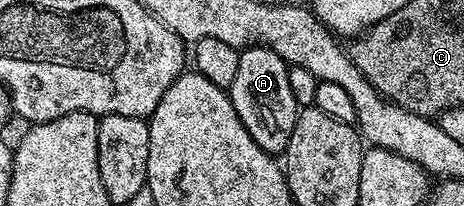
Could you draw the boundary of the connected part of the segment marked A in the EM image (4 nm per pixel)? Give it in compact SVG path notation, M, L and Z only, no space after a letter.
M245 47L240 51L238 74L231 87L227 88L234 113L238 113L242 125L246 125L246 133L250 133L262 150L273 157L283 156L290 133L294 133L294 121L298 114L296 98L290 89L288 68L289 64L268 47Z

